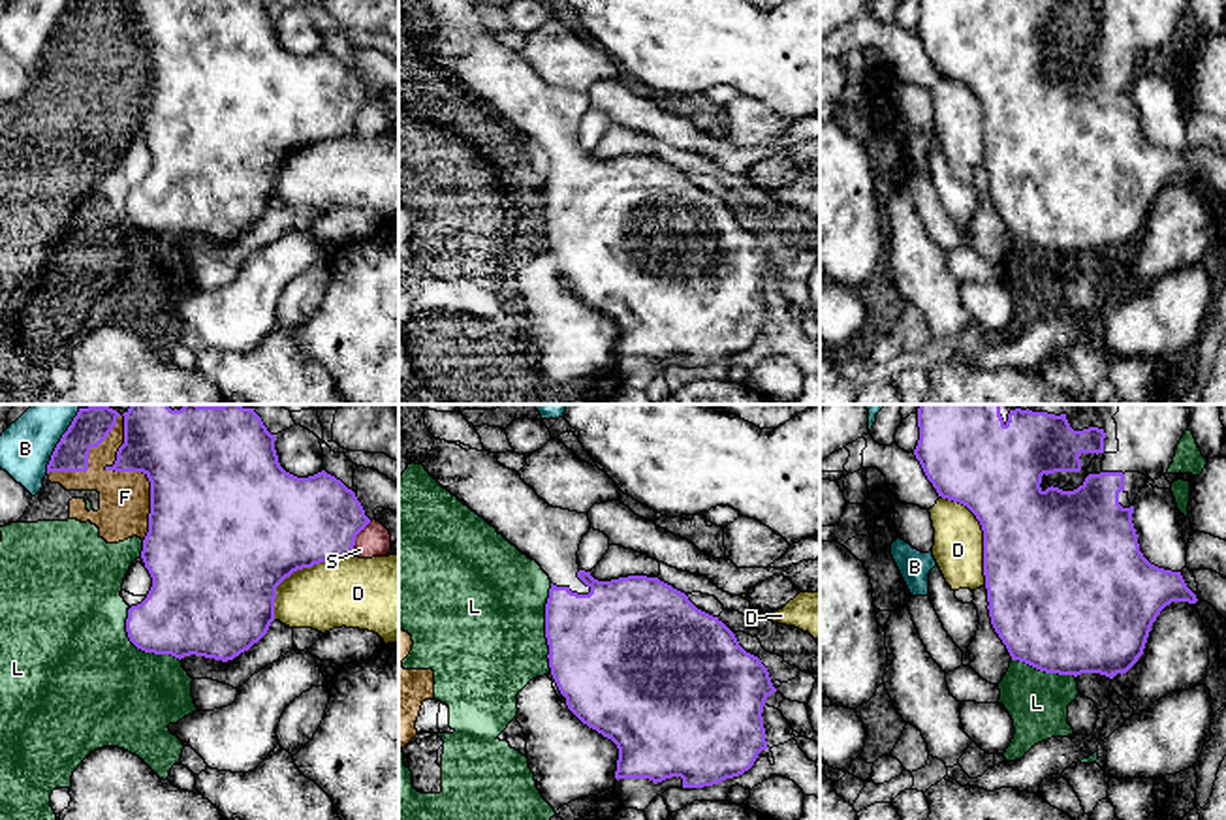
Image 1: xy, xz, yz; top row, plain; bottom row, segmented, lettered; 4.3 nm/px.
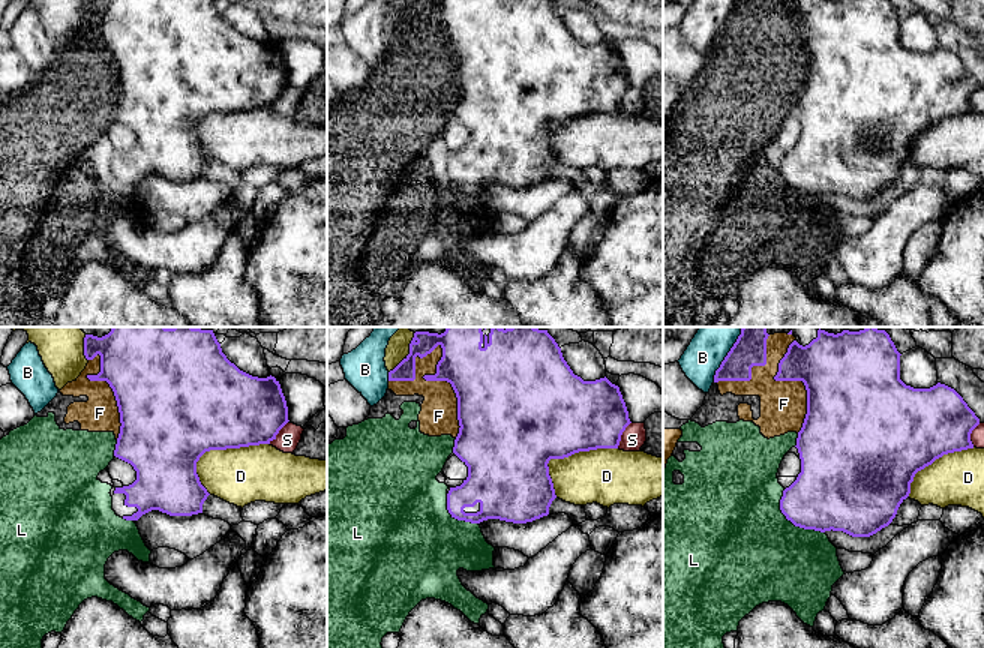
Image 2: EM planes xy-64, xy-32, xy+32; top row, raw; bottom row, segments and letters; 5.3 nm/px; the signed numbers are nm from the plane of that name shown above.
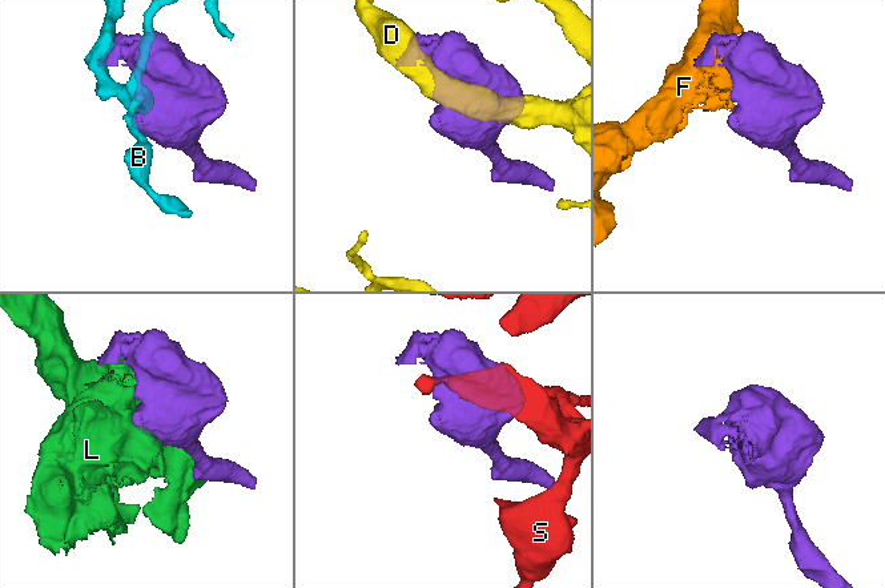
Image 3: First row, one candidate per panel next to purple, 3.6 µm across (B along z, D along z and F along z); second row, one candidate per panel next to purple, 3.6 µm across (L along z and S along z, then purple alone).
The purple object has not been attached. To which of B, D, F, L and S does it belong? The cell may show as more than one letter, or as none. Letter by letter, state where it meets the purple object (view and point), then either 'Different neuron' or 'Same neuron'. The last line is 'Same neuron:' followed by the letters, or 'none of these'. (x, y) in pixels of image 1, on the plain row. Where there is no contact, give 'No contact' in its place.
B: Touches purple at xy (55, 27). Different neuron
D: Touches purple at xy (298, 147). Different neuron
F: Touches purple at xy (138, 49). Different neuron
L: Touches purple at xz (546, 205). Different neuron
S: Touches purple at xy (354, 117). Different neuron
Same neuron: none of these

